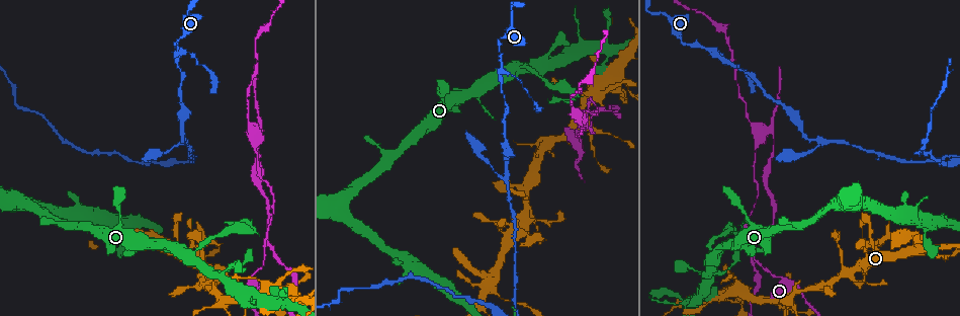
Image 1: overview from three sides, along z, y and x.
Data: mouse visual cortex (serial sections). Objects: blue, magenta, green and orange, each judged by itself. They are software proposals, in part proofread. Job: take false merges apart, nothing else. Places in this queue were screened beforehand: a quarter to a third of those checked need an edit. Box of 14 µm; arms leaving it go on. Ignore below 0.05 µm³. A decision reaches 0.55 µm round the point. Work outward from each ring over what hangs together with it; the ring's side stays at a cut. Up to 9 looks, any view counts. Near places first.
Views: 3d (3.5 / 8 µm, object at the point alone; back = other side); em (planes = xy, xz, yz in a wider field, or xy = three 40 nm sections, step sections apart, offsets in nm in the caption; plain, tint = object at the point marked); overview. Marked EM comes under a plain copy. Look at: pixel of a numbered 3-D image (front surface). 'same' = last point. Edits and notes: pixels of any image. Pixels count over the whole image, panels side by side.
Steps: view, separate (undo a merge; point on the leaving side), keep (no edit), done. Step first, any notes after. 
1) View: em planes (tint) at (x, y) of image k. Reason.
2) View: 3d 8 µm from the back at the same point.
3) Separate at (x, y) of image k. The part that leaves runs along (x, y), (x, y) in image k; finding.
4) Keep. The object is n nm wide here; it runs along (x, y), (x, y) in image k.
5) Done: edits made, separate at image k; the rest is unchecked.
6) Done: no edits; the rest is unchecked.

View: 3d 3.5 µm at (548, 144) of image 1. Abrupt turn.

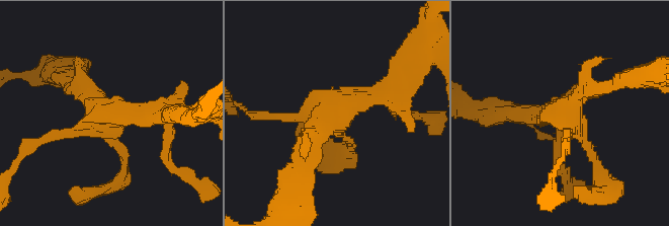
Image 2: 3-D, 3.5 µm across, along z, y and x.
View: em xy step 5 (tint) at (106, 111) of image 2.

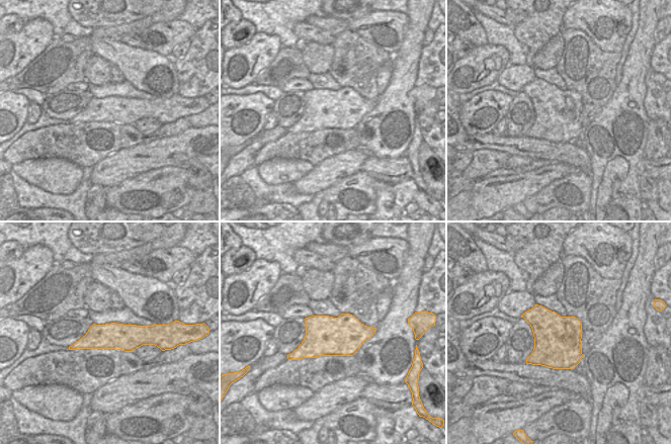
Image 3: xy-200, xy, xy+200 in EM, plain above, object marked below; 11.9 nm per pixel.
Keep. 4 arms meet here; it runs along (147, 330), (74, 347) in image 3; continuous, no second cell.

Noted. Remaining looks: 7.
View: 3d 3.5 µm from the back at (602, 84) of image 1. Arms part here.

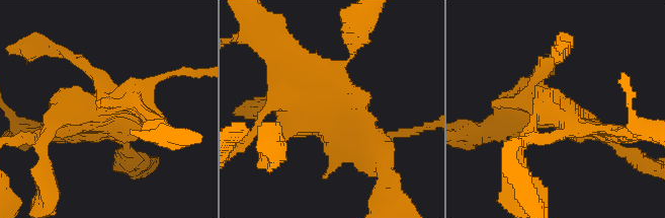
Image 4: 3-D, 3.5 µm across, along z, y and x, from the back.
View: em xy step 3 (tint) at (100, 110) of image 4.

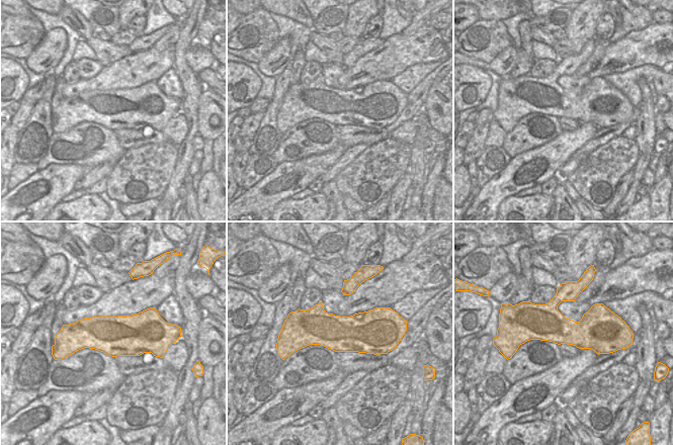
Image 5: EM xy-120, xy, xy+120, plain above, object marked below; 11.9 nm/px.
View: em xy step 5 (tint) at the same point. Cut it another way.

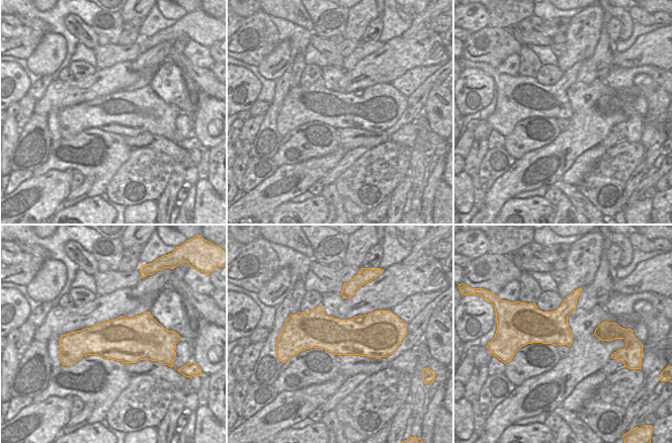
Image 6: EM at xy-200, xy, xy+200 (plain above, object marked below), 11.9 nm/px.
Keep. It runs along (378, 147), (322, 105), (300, 59) in image 4; continuous, no second cell.

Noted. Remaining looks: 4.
View: 3d 3.5 µm at (518, 70) of image 1. Two arms in line, one across.

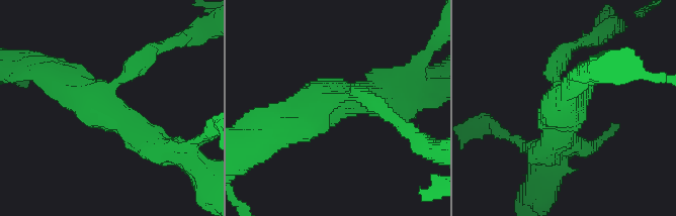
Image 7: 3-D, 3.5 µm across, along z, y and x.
View: em xy step 5 (tint) at (334, 100) of image 7.

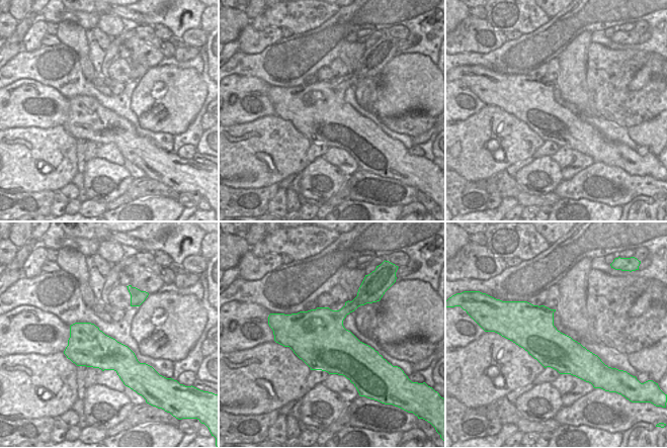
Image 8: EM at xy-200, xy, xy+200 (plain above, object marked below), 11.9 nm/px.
Separate at (138, 54) of image 7. The arms are 200, 400, 450 nm wide; the part that leaves runs along (116, 81), (151, 49), (188, 37) in image 7; a second cell is stuck on.

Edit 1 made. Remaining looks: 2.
Done: edits made, separate at image 7; the rest is unchecked.

